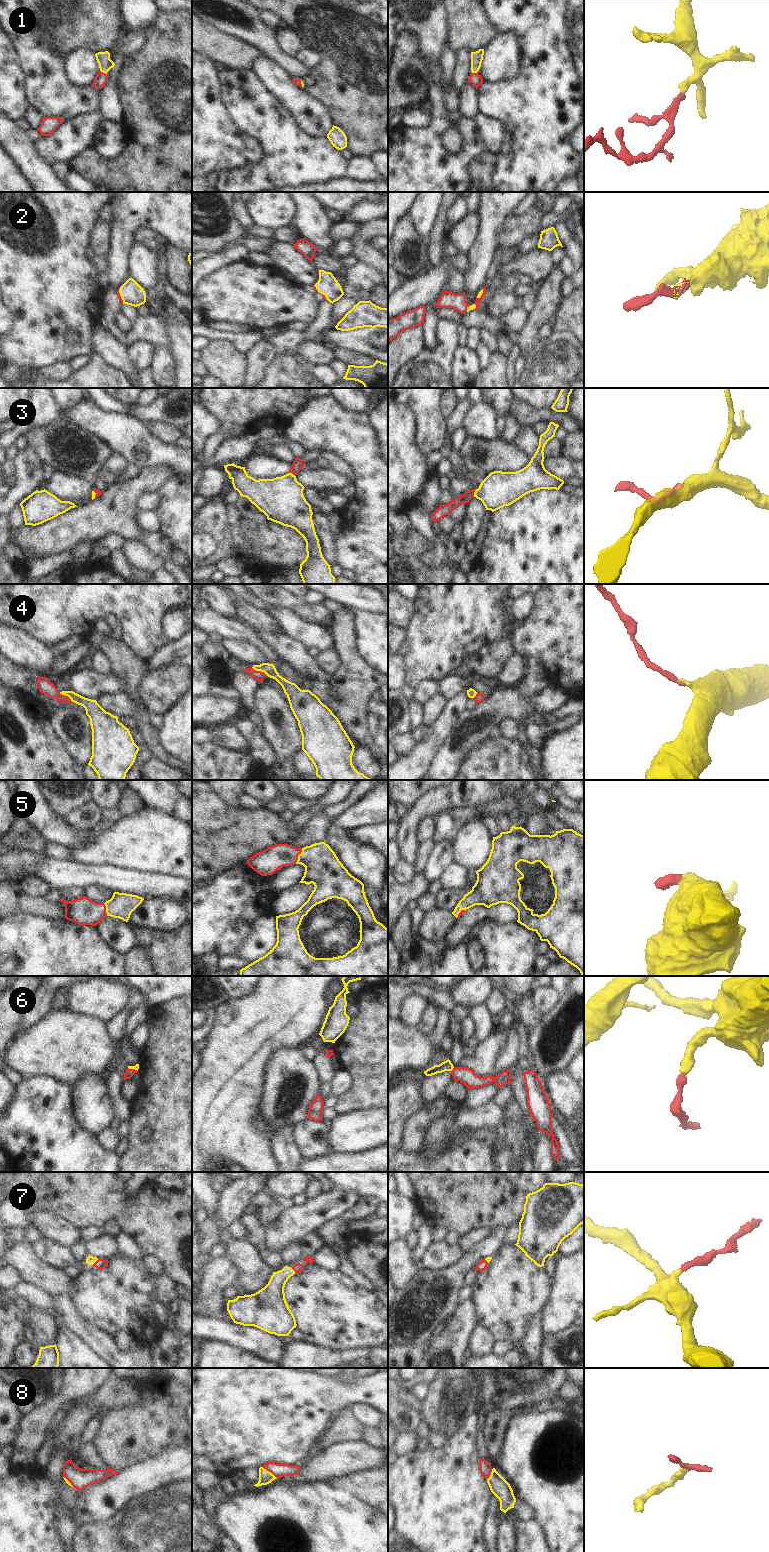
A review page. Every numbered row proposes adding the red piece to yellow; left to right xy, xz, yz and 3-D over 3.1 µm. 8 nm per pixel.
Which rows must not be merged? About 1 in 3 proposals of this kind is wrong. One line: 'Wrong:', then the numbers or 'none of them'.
Wrong: none of them

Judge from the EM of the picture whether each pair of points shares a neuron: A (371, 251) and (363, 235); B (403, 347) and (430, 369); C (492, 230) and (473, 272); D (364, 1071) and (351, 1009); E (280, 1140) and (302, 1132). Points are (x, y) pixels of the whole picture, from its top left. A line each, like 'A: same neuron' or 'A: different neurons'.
A: same neuron
B: different neurons
C: same neuron
D: different neurons
E: different neurons

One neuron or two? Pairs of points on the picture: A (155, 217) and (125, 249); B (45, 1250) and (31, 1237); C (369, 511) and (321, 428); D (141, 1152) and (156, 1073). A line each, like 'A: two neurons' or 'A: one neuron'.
A: one neuron
B: two neurons
C: one neuron
D: one neuron

